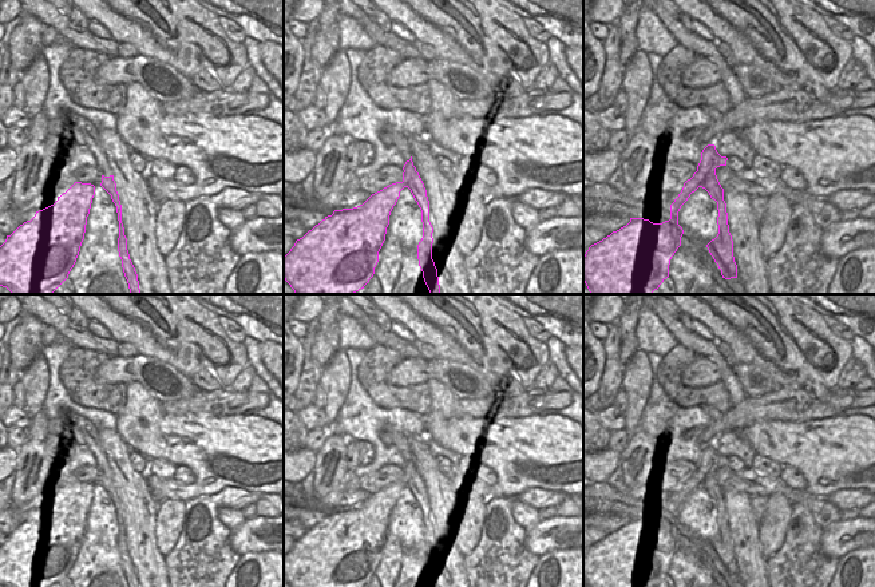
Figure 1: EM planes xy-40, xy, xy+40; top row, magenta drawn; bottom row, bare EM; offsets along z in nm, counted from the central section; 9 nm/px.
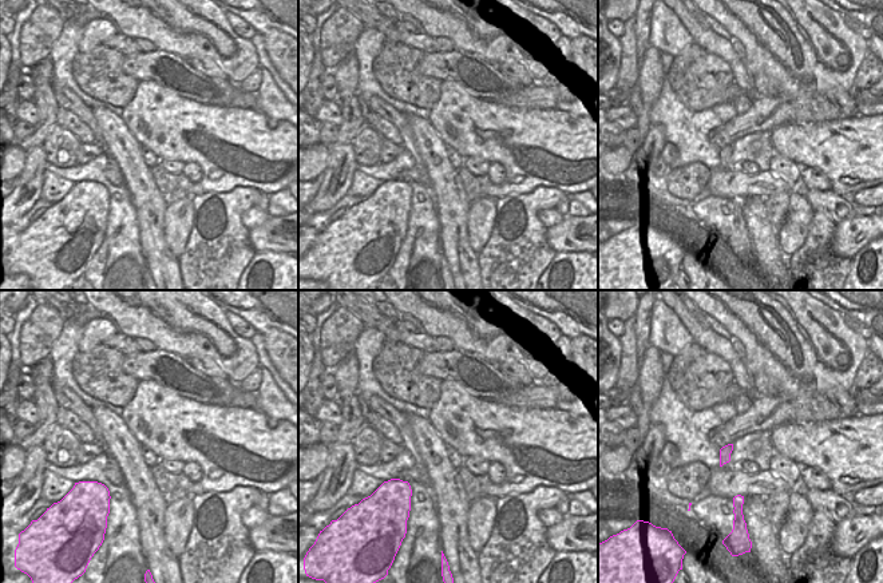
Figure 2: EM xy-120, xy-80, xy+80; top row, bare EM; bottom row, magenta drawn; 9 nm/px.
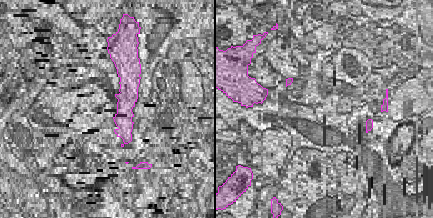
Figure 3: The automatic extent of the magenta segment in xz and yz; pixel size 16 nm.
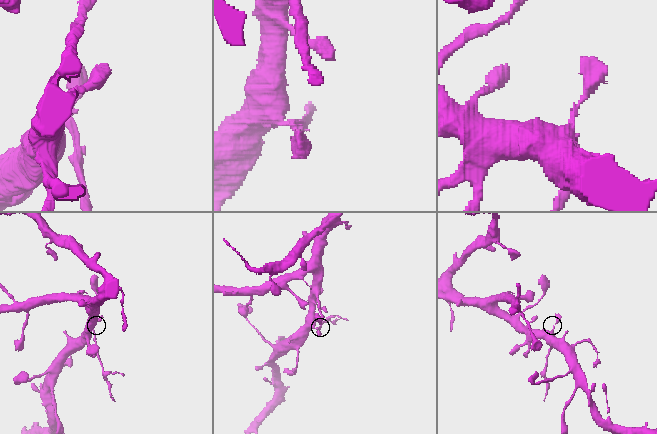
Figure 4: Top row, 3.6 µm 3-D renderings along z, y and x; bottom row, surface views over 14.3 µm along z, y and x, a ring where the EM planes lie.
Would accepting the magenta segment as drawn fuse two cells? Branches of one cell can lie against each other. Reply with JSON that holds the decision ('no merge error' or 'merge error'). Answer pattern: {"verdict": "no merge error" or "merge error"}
{"verdict": "merge error"}

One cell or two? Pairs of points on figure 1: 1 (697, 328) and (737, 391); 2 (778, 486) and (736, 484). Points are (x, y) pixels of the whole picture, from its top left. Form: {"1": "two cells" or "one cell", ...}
{"1": "two cells", "2": "one cell"}

